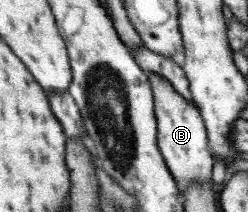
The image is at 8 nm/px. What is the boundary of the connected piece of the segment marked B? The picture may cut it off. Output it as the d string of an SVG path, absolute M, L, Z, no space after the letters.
M150 71L154 89L154 106L158 122L158 146L177 180L178 188L185 192L193 182L212 182L212 158L210 158L209 132L197 106L182 97L170 81L158 72Z

